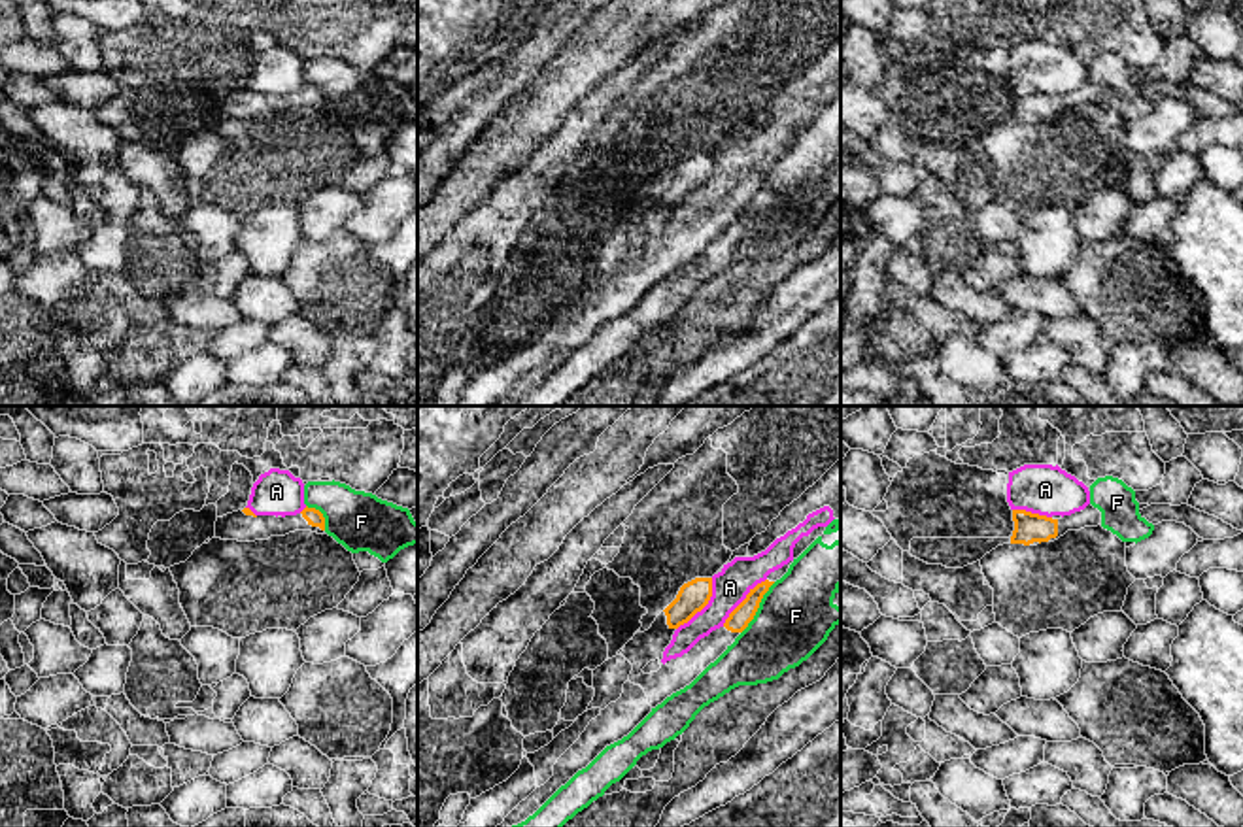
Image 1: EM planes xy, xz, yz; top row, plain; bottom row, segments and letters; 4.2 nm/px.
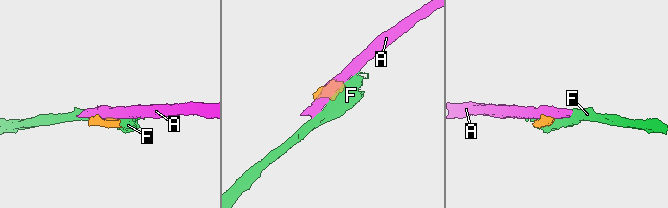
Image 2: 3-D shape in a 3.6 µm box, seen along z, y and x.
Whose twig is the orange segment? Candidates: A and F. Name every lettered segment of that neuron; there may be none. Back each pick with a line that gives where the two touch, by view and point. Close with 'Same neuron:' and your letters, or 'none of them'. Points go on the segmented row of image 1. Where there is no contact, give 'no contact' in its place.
Same neuron: none of them

